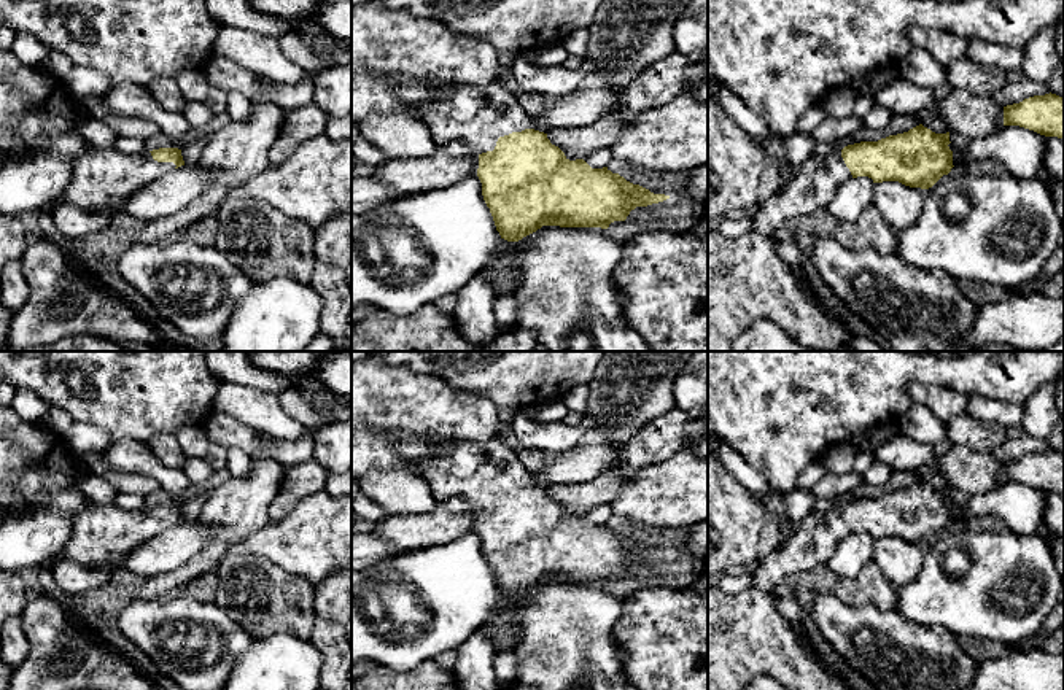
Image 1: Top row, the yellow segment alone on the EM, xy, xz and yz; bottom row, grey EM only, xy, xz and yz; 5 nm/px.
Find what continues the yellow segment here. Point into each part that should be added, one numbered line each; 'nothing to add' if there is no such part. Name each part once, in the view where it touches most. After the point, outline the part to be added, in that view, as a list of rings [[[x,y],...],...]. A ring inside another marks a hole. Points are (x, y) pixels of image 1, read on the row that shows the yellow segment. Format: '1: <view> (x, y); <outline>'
1: xz (477, 116); [[[410,78],[393,79],[398,99],[420,110],[436,145],[461,141],[477,154],[493,151],[499,137],[531,129],[515,89],[499,78],[485,86],[444,87],[434,97]]]

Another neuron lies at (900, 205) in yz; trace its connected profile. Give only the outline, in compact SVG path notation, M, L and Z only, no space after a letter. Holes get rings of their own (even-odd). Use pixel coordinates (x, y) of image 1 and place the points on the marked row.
M899 181L875 183L872 189L872 204L895 232L916 223L922 211L924 197L926 189L910 188Z

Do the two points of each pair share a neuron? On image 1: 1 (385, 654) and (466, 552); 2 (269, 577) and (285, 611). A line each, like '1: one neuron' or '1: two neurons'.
1: one neuron
2: one neuron

